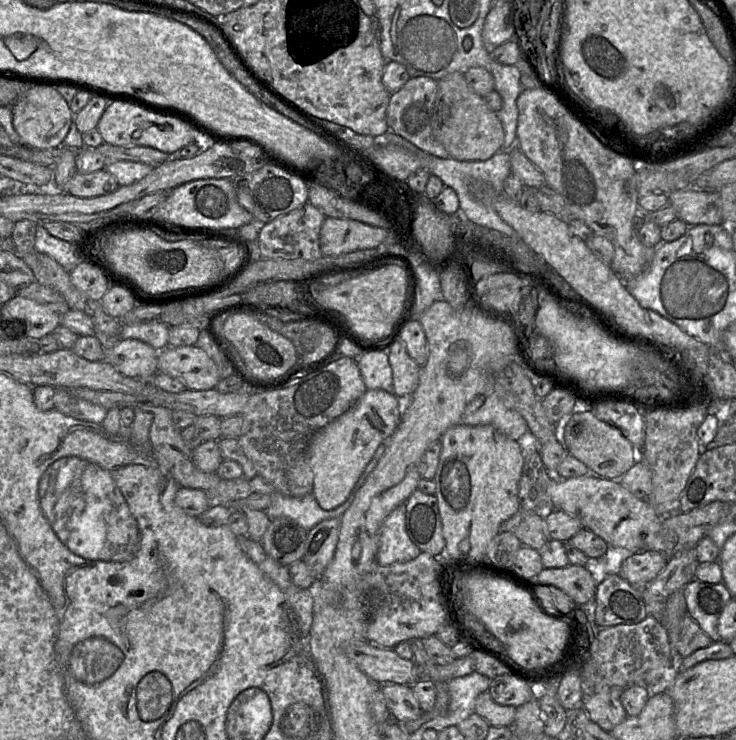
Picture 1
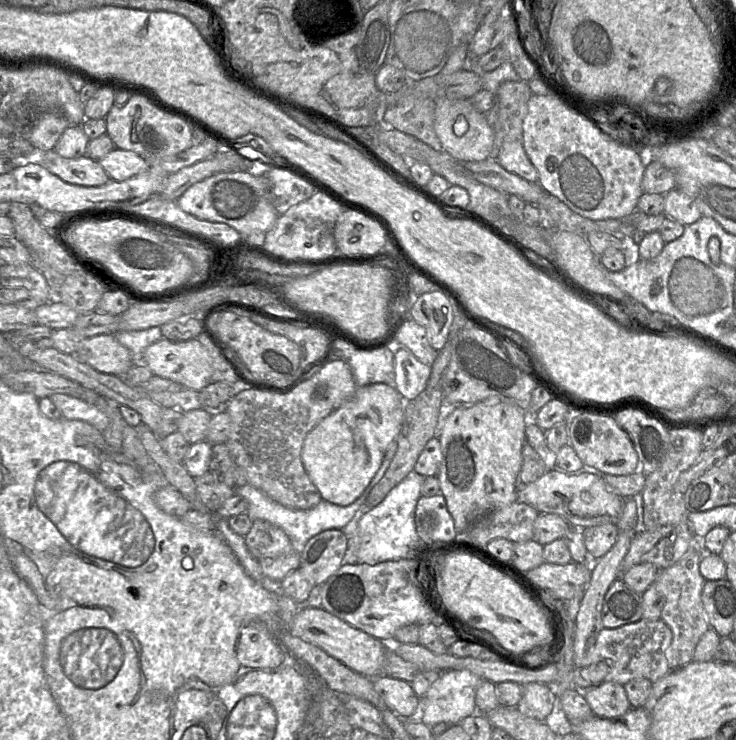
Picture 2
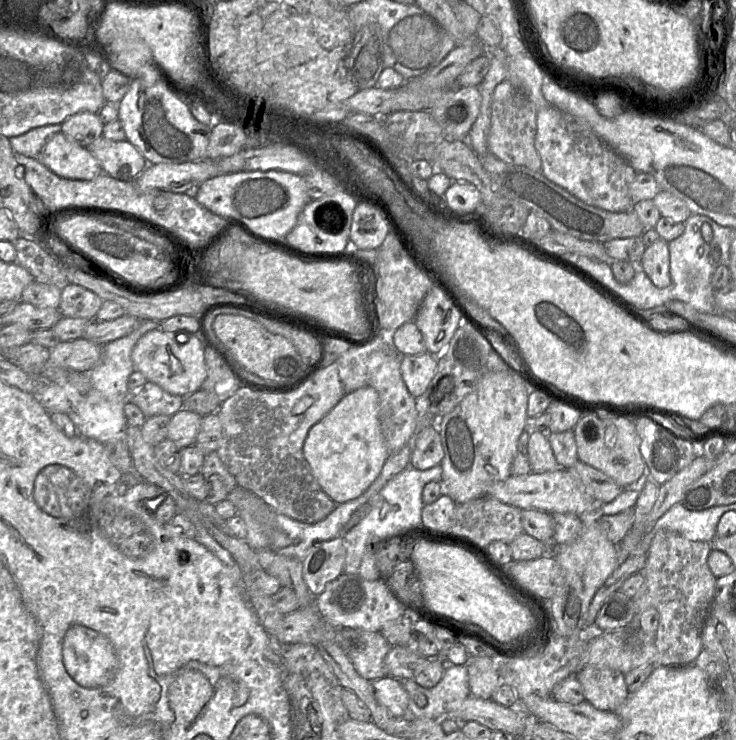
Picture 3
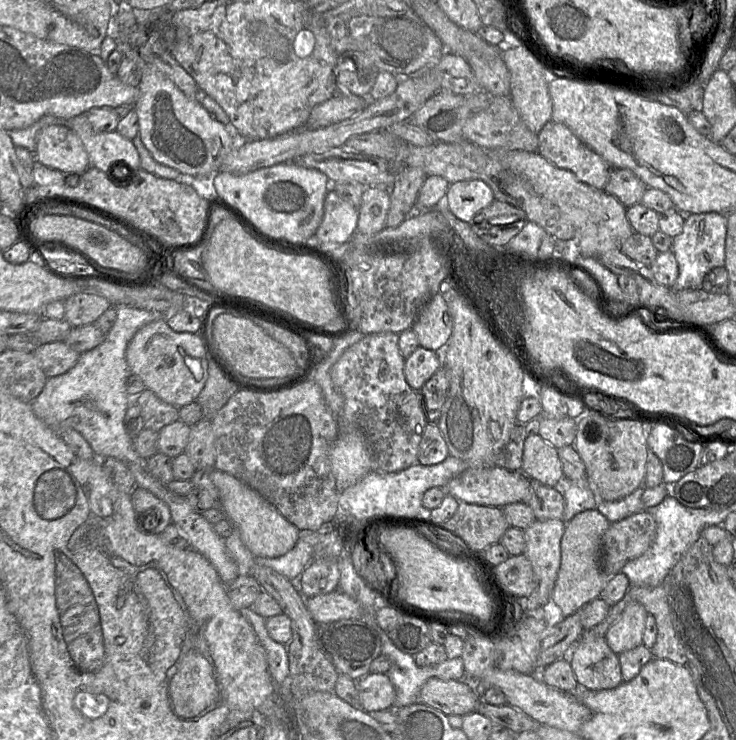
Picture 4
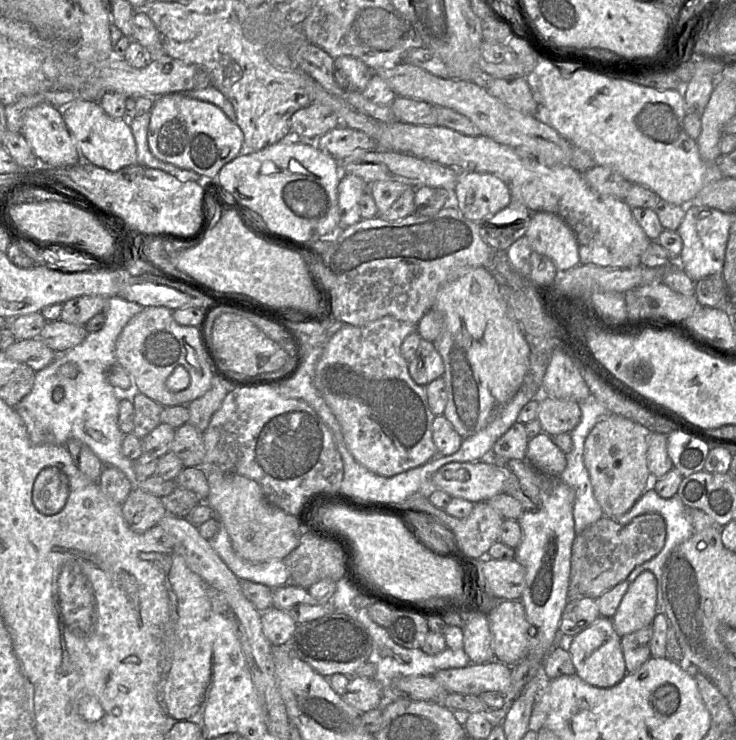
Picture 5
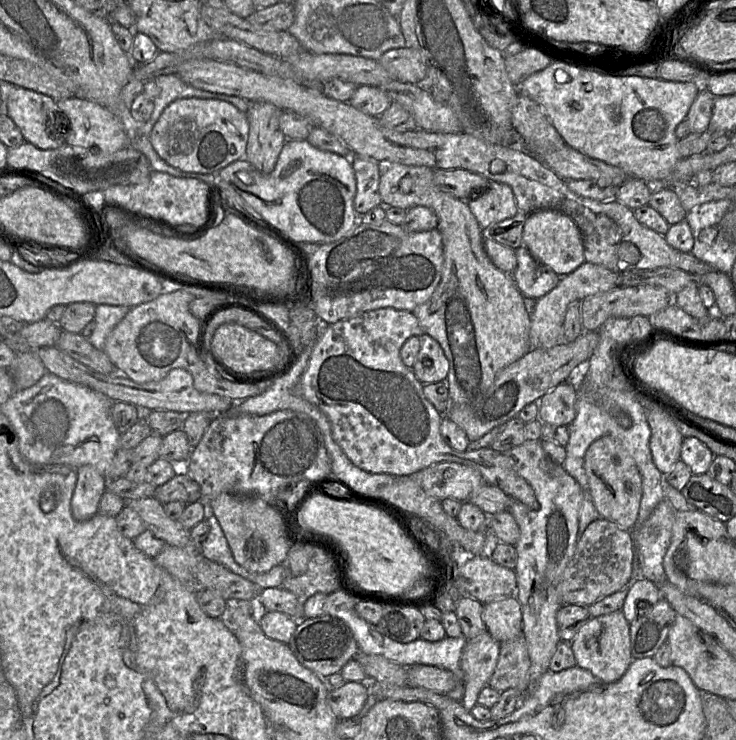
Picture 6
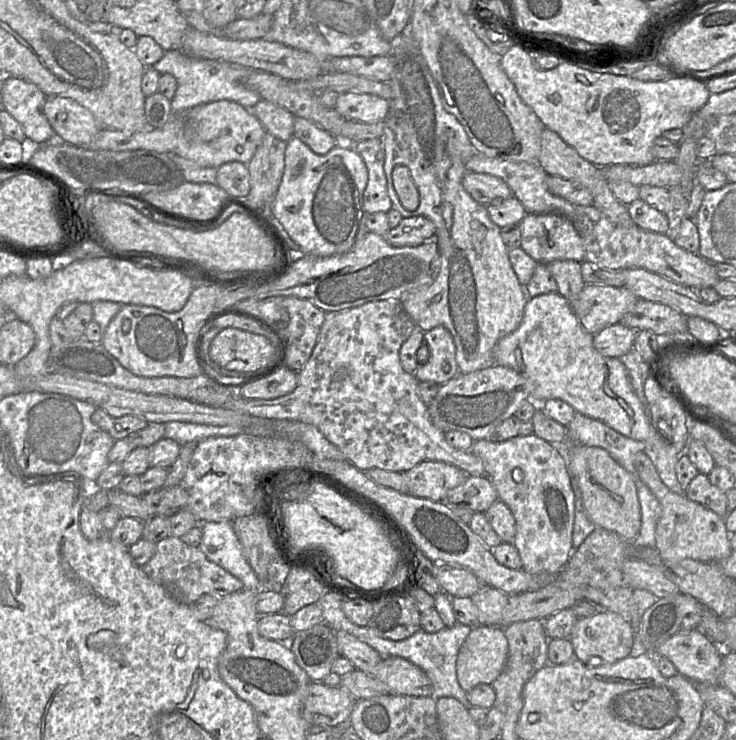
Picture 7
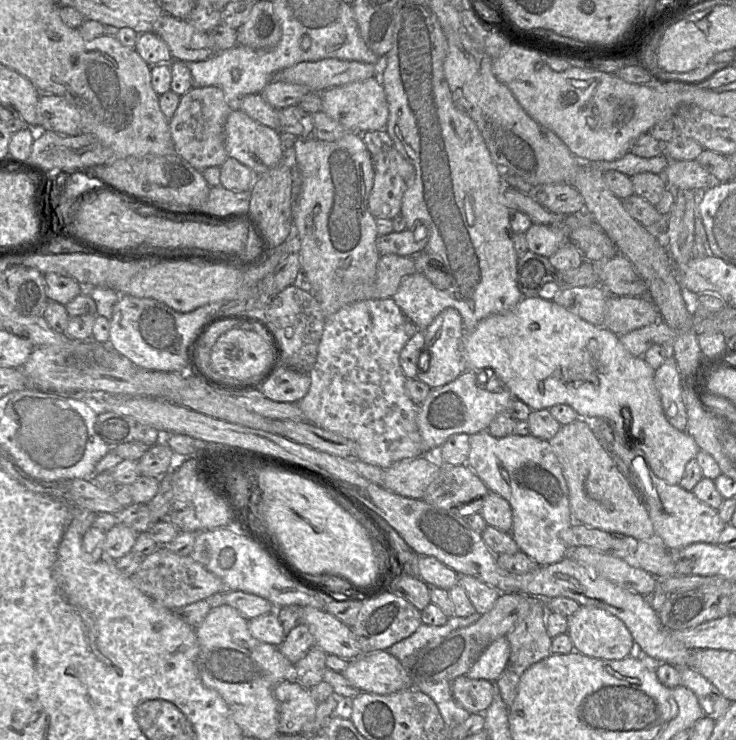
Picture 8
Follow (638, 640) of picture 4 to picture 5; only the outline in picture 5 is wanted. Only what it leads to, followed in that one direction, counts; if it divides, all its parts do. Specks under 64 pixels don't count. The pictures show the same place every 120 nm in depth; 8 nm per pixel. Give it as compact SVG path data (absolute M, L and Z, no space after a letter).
M644 572L629 585L611 621L615 632L622 638L651 625L656 613L656 579L651 572Z

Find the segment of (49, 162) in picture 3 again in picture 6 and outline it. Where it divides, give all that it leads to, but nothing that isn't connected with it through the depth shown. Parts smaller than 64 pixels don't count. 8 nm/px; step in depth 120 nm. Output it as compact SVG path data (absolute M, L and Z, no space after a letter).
M13 86L7 102L8 116L20 129L24 141L42 150L57 149L66 144L70 120L60 111L53 98L22 87Z

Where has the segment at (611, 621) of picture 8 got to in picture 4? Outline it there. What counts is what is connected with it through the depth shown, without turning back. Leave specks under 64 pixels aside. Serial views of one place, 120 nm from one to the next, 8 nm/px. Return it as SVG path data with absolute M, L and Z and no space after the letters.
M580 636L568 660L580 687L608 690L623 682L619 655L609 648L605 638L583 640Z

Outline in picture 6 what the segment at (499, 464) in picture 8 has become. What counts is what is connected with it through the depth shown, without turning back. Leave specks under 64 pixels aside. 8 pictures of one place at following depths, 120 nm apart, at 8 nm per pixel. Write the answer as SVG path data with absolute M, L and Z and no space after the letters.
M525 440L525 442L512 448L509 452L501 453L508 453L514 458L517 473L532 487L539 505L537 510L532 510L520 501L511 499L508 508L520 531L519 540L515 545L517 553L517 563L514 569L517 582L515 597L521 605L522 631L530 658L527 688L527 693L530 693L544 673L548 671L550 659L561 641L558 635L556 614L562 604L559 601L556 587L576 549L578 515L583 494L577 481L563 469L562 465L555 463L543 450L541 440Z

